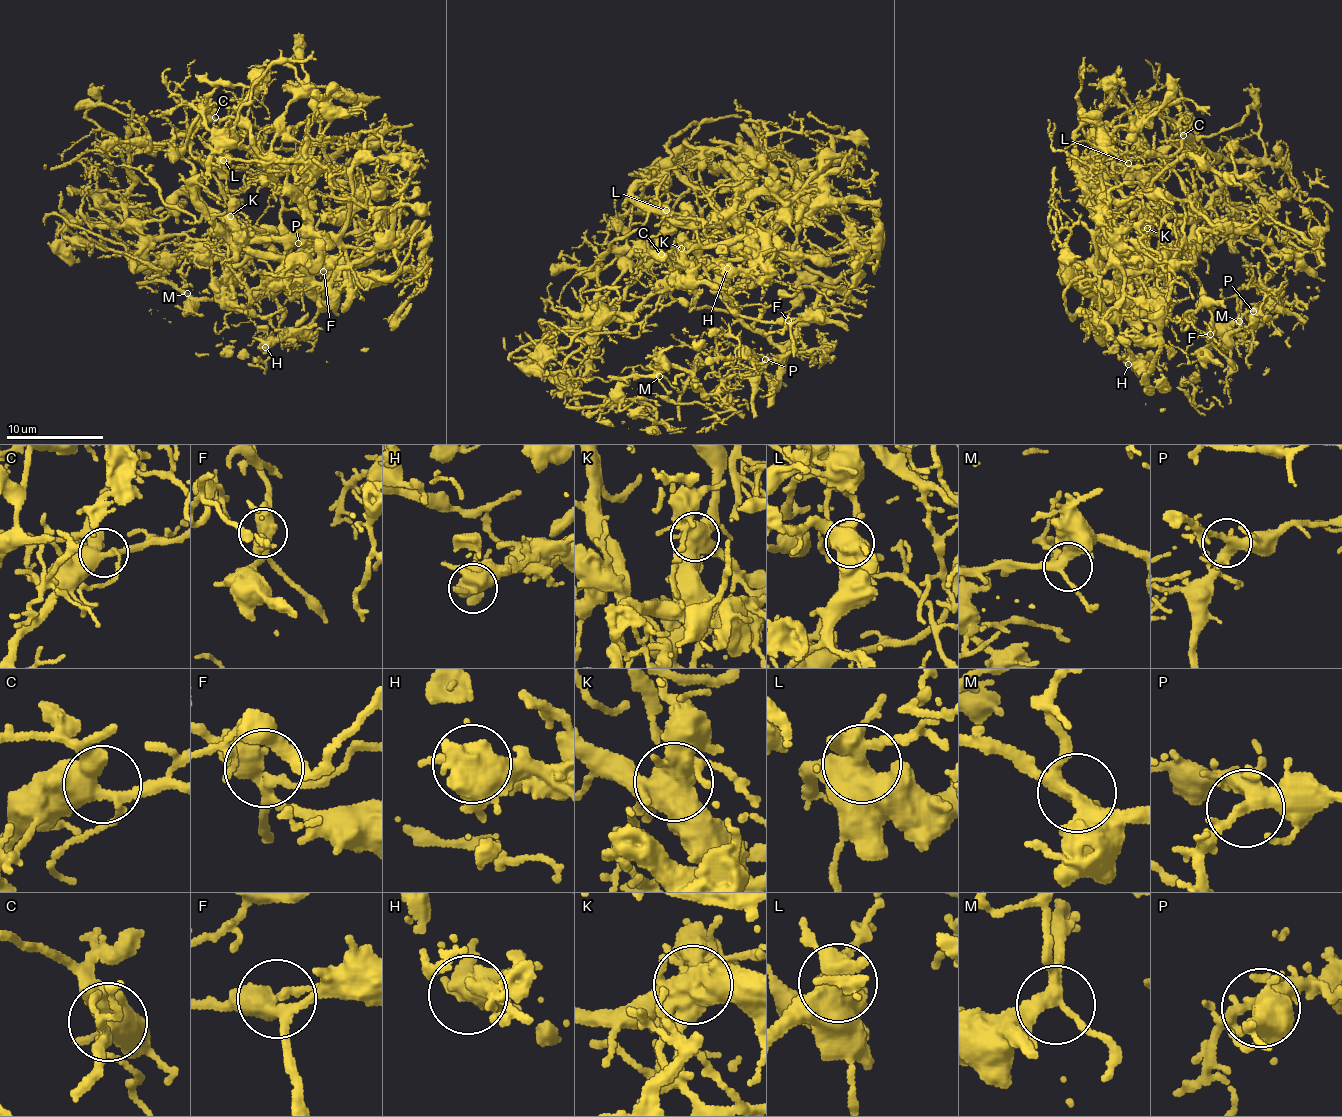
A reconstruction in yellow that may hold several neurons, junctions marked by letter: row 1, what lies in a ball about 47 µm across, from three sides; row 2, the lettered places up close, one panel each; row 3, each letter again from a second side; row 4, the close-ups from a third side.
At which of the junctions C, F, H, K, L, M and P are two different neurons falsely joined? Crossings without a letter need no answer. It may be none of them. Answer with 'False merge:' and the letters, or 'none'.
False merge: F, H, K

